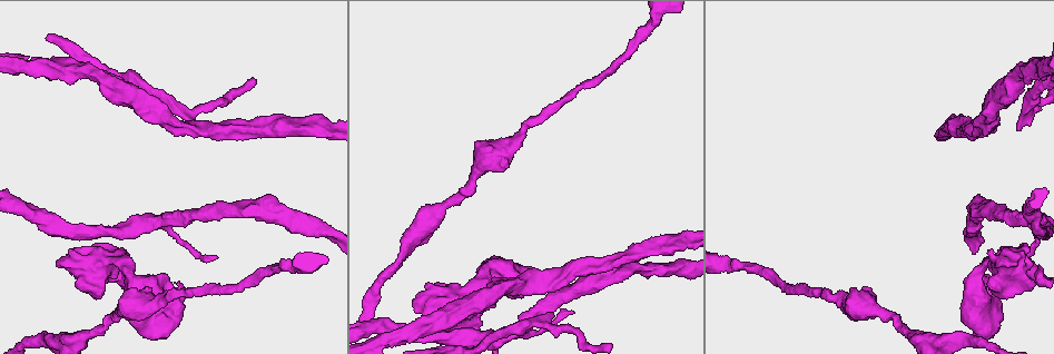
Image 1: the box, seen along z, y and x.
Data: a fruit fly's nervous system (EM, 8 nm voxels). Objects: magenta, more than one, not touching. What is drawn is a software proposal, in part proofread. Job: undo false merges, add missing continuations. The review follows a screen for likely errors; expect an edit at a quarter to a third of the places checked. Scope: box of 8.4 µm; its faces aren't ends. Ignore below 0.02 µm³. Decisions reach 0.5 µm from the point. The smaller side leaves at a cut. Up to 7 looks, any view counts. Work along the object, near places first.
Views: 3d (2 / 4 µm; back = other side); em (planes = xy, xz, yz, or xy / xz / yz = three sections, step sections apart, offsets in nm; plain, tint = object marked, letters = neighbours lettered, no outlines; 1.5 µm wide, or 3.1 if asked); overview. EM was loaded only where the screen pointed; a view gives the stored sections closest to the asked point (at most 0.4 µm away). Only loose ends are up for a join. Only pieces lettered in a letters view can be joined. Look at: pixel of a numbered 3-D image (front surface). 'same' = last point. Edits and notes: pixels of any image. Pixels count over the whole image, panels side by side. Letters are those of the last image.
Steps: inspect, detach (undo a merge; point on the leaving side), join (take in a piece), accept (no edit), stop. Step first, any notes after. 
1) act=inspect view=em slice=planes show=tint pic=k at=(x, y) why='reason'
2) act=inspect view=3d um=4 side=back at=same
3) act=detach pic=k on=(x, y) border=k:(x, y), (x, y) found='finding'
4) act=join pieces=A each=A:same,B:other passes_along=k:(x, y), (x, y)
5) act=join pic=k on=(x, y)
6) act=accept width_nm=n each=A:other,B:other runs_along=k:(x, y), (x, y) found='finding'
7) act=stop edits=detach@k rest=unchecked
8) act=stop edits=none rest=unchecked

act=inspect view=em slice=xy step=4 show=letters pic=1 at=(166, 221) why='branch point'

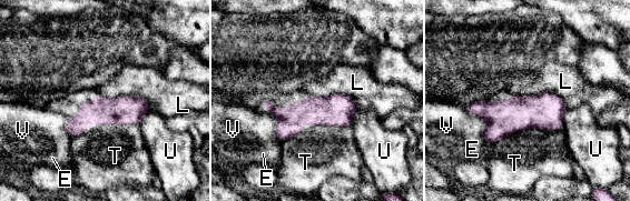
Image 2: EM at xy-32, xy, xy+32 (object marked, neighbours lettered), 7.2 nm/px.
act=inspect view=em slice=planes show=letters at=same why='another direction'

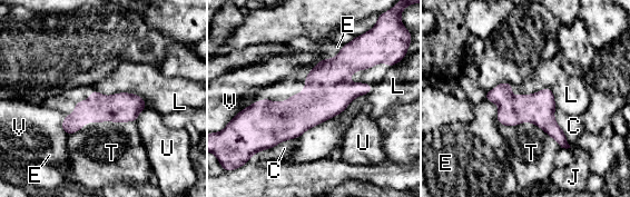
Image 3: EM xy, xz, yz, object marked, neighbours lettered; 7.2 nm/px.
act=accept width_nm=220 each=C:other,E:other,J:other,L:other,T:other,U:other,V:other found='one cell here'

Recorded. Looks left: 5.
act=inspect view=em slice=yz step=4 show=letters pic=1 at=(276, 200) why='an open end'

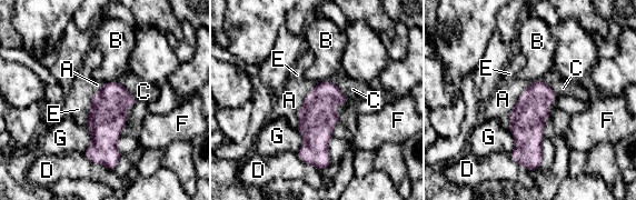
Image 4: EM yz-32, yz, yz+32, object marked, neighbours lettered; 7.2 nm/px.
act=inspect view=em slice=planes show=letters at=same why='cut it another way'

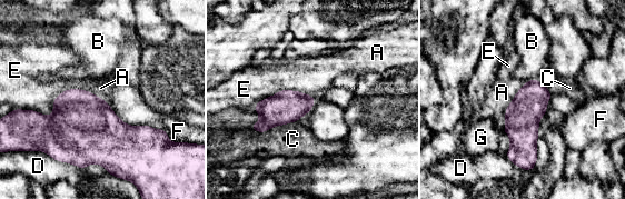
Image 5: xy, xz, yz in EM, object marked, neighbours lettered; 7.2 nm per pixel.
act=accept longest_contact=A:380nm each=A:other,B:other,C:other,D:other,E:other,F:other,G:other border=5:(525, 83), (506, 108), (502, 129) found='none of them fits'

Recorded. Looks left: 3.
act=inspect view=3d um=4 pic=1 at=(838, 299) why='sudden change in width'

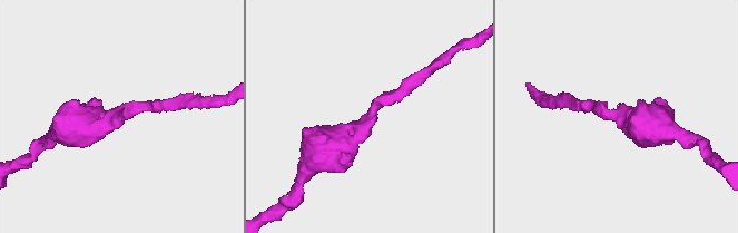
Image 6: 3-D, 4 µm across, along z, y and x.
act=inspect view=em slice=planes show=plain pic=6 at=(622, 117) why='now the EM'

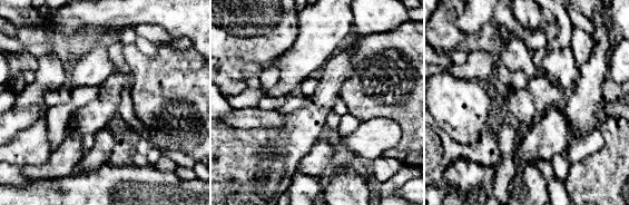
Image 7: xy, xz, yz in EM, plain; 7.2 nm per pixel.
act=inspect view=em slice=planes show=letters at=same

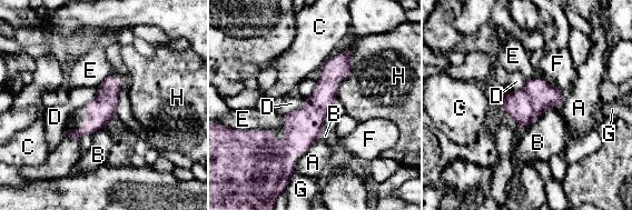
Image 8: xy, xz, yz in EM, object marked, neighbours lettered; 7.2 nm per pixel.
act=accept each=A:other,B:other,C:other,D:other,E:other,F:other,G:other,H:other runs_along=8:(348, 51), (286, 150), (289, 167) found='one cell here'

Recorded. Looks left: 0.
act=stop edits=none rest=unchecked

